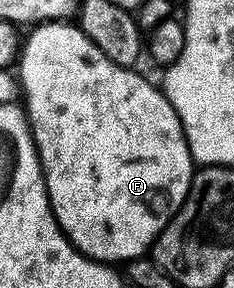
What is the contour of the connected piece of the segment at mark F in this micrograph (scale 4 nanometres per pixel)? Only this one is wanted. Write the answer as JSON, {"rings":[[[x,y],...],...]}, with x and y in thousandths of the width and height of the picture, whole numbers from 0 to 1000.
{"rings":[[[316,76],[175,80],[137,108],[150,111],[120,135],[111,125],[90,163],[90,188],[73,205],[73,236],[81,233],[73,274],[90,292],[94,326],[98,316],[115,326],[107,396],[132,431],[132,469],[150,483],[150,524],[167,538],[167,569],[184,576],[184,622],[201,632],[201,677],[218,688],[218,726],[235,740],[235,764],[269,792],[269,813],[385,899],[419,899],[423,910],[462,920],[526,920],[556,903],[607,899],[658,858],[679,813],[714,792],[735,753],[799,694],[799,674],[816,653],[825,556],[774,420],[731,354],[667,292],[658,302],[637,278],[607,274],[585,253],[590,243],[521,233],[466,212],[466,198],[449,198],[449,184],[432,184],[432,170],[415,170],[415,156],[397,156],[389,132]]]}

